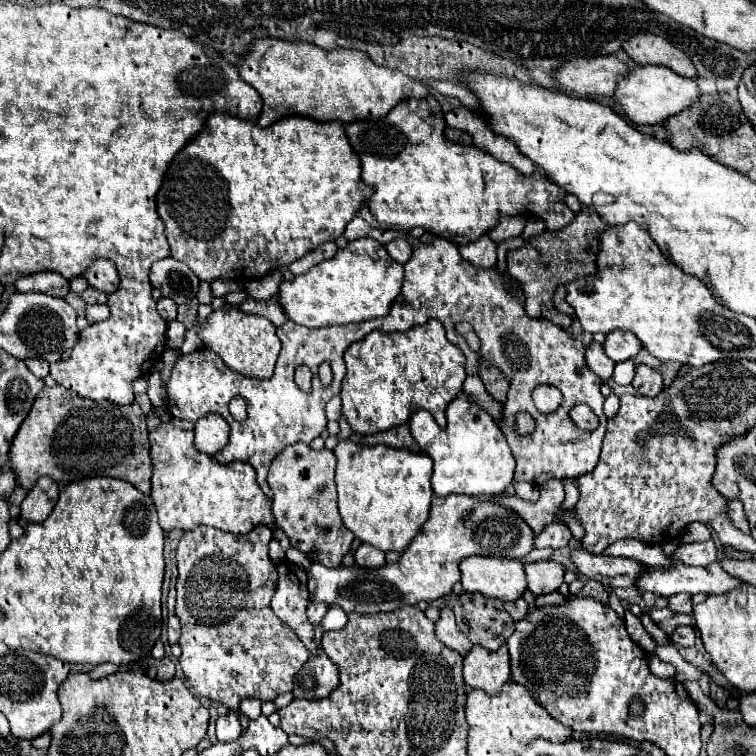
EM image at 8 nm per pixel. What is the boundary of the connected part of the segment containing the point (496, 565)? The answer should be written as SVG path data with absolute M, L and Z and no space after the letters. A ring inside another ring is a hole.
M467 557L461 561L463 589L503 603L517 601L527 589L523 563L499 557Z

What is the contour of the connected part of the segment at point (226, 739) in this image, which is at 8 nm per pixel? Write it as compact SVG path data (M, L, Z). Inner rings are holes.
M227 713L227 715L219 715L217 719L217 739L219 743L231 743L235 739L239 739L241 735L241 725L239 725L239 715L235 713Z

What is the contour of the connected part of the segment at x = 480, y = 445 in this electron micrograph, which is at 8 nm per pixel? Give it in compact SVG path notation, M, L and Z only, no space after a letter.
M457 395L457 399L447 407L445 429L441 429L425 409L411 415L409 429L415 443L433 459L431 486L435 495L499 495L507 485L511 485L515 459L503 433L491 415L477 403L469 403L465 395Z

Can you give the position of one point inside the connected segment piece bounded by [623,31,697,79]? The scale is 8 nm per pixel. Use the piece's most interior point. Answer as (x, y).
(644, 48)

